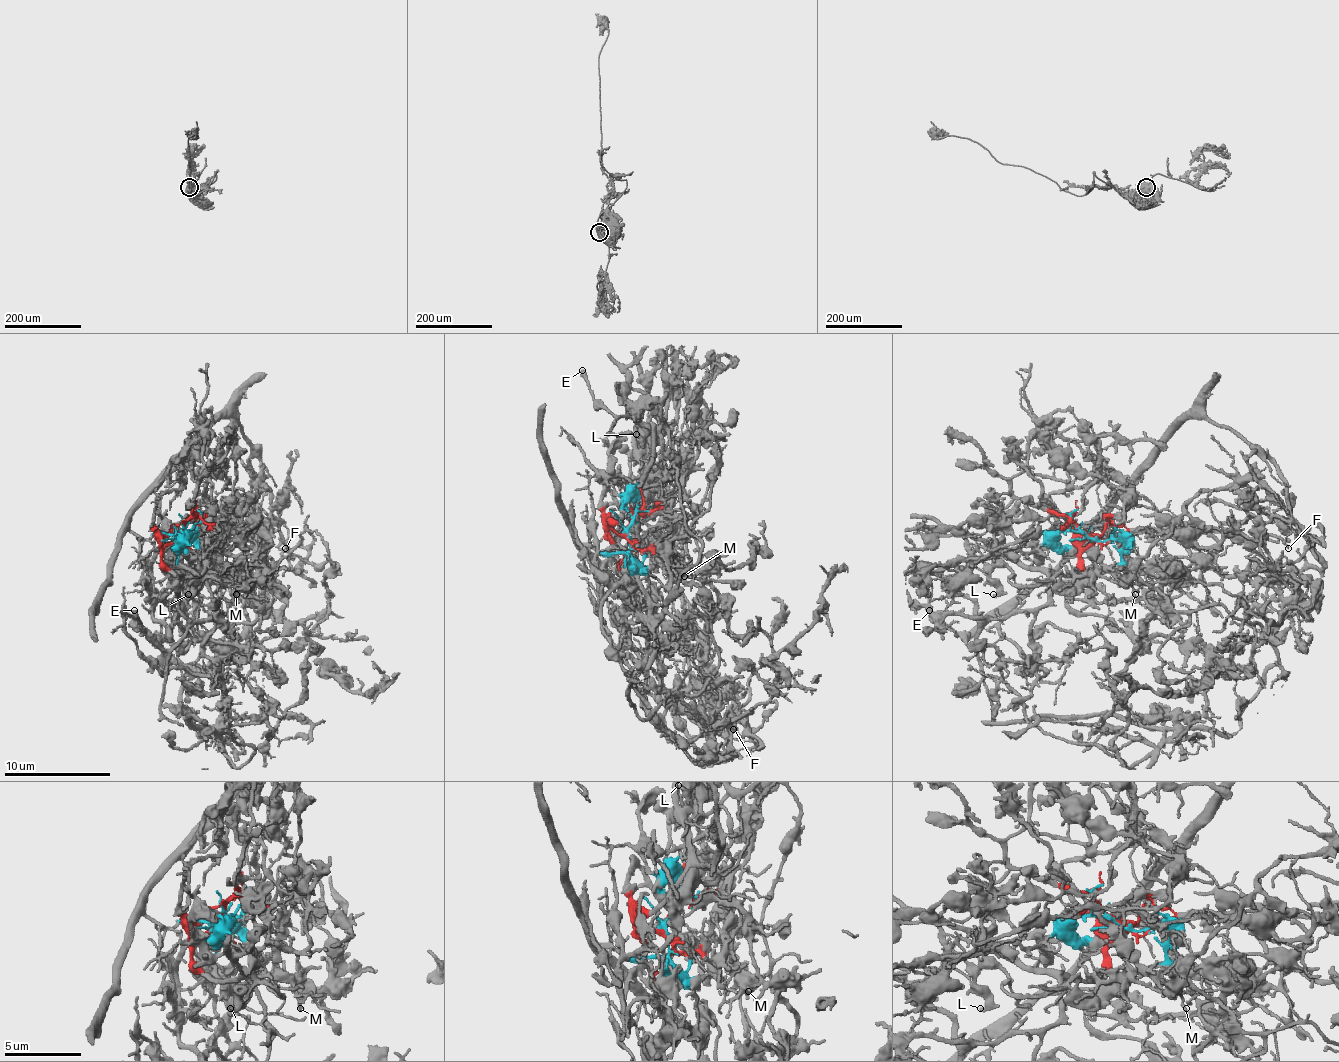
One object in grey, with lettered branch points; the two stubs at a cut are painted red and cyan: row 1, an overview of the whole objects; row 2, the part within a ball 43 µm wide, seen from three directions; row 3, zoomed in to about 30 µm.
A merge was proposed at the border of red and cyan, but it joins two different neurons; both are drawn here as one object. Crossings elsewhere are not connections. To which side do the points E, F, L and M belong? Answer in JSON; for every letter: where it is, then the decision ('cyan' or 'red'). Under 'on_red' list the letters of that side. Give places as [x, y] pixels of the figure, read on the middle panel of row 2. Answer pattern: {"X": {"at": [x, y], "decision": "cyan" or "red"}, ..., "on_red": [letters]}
{"E": {"at": [582, 370], "decision": "red"}, "F": {"at": [733, 729], "decision": "cyan"}, "L": {"at": [636, 434], "decision": "cyan"}, "M": {"at": [684, 576], "decision": "red"}, "on_red": ["E", "M"]}

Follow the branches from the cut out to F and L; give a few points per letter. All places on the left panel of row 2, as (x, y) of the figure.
F: (182, 534), (142, 539), (129, 510), (232, 417), (272, 476), (286, 547)
L: (182, 534), (177, 569), (190, 587), (214, 574), (214, 579), (225, 585), (211, 579), (203, 566), (187, 595)

